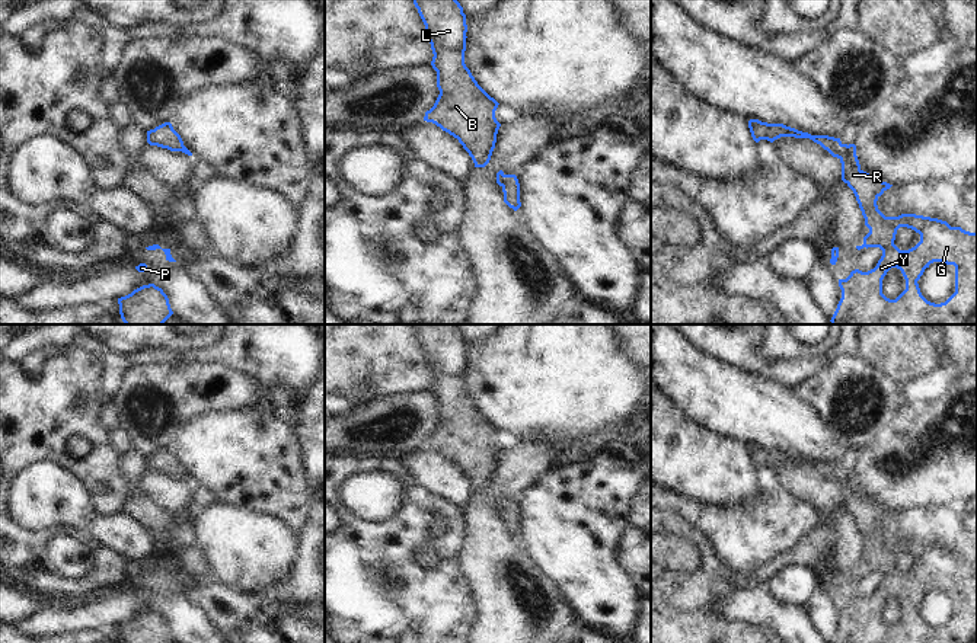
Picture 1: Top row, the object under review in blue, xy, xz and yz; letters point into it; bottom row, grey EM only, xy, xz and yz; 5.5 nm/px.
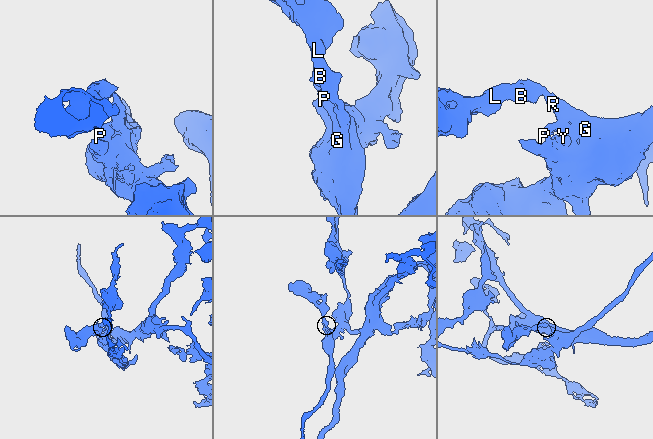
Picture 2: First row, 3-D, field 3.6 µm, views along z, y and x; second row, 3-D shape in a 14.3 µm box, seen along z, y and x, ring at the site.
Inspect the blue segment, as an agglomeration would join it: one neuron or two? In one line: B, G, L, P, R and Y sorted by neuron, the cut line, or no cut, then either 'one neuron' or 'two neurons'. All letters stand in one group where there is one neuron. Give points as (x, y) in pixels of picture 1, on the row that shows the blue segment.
B G L P R Y | no cut | one neuron

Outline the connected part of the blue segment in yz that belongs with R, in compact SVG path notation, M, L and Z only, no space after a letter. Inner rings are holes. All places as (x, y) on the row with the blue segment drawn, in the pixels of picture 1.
M750 119L748 128L756 143L773 143L780 137L810 138L837 157L842 180L853 191L869 228L863 244L856 249L882 250L874 269L855 269L846 279L839 279L842 298L831 324L977 324L977 233L916 214L885 217L877 201L893 185L861 169L855 144L759 119ZM900 227L919 233L920 241L909 250L900 250L894 244ZM933 262L955 266L955 292L941 304L927 301L917 284ZM891 268L900 269L906 279L906 289L895 300L882 294L882 279Z

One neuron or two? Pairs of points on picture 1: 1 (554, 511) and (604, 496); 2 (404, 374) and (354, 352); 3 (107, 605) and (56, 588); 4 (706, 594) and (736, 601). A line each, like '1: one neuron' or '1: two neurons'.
1: one neuron
2: one neuron
3: two neurons
4: two neurons

